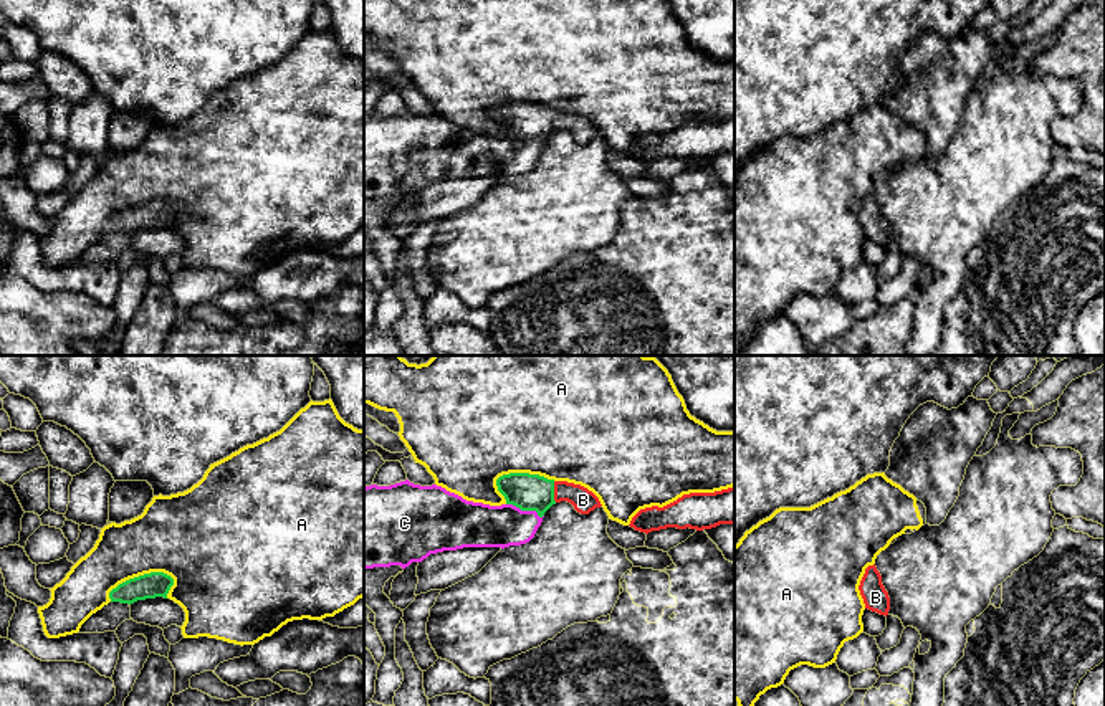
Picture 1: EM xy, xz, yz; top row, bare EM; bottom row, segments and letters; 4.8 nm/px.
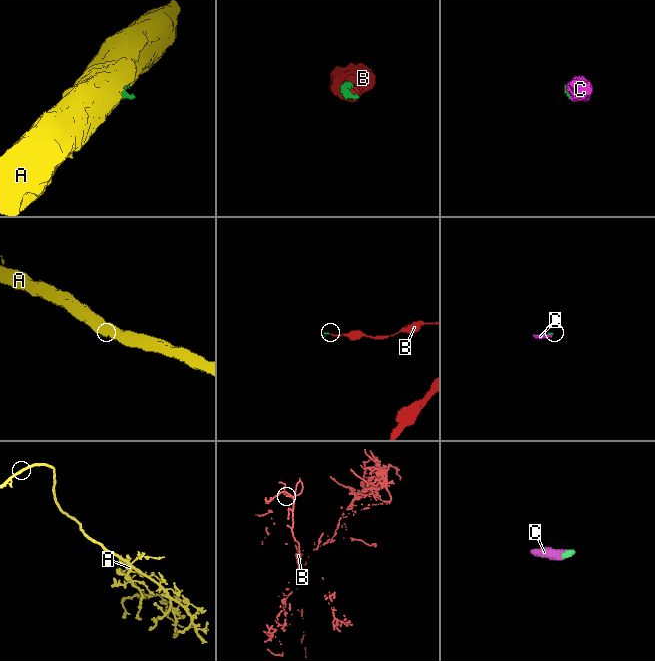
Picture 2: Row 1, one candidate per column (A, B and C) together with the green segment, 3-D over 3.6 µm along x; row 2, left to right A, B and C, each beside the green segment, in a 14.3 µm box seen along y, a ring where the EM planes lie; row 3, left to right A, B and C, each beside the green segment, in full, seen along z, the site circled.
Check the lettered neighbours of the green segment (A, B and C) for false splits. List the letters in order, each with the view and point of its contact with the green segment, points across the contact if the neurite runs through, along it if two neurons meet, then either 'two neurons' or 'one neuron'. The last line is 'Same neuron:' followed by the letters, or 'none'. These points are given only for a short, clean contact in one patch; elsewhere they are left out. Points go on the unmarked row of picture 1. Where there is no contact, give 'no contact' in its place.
A: meets green in xy at (139, 205); two neurons
B: meets green in xz at (553, 121); runs through xz (526, 121), (553, 121), (569, 121), (583, 129); one neuron
C: meets green in xz at (525, 139); one neuron
Same neuron: B, C

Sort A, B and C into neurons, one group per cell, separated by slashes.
A / B C

